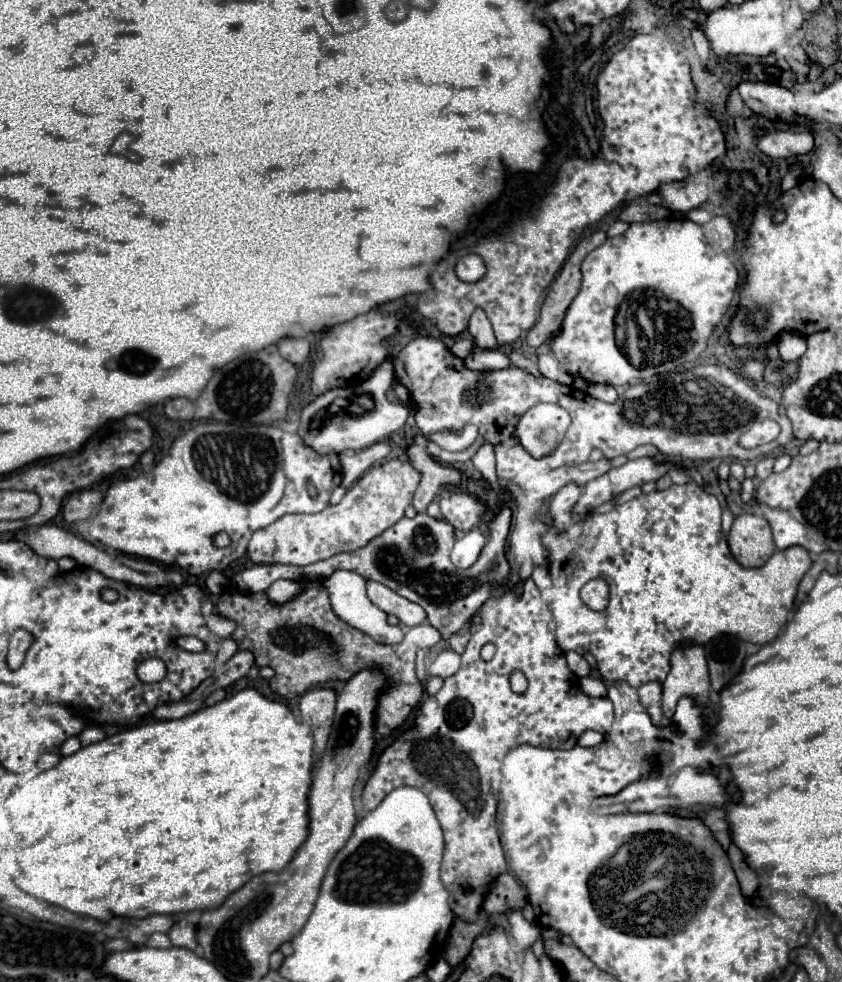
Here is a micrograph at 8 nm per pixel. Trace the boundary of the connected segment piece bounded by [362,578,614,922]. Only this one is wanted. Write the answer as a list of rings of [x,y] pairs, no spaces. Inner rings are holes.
[[[532,578],[524,580],[524,590],[520,596],[516,596],[516,586],[500,594],[492,594],[478,614],[482,618],[482,624],[472,632],[470,642],[462,652],[460,670],[454,676],[446,678],[444,686],[420,704],[414,726],[402,732],[380,754],[378,764],[362,792],[362,804],[366,810],[374,810],[384,800],[384,796],[398,786],[416,786],[428,796],[446,840],[440,880],[450,892],[452,912],[462,922],[474,922],[478,918],[480,906],[488,896],[492,882],[506,872],[506,860],[496,828],[500,766],[506,752],[520,744],[566,750],[570,748],[570,736],[574,748],[582,732],[596,730],[600,734],[606,734],[614,720],[614,708],[608,698],[592,698],[580,690],[578,676],[568,668],[566,656],[556,644],[554,616],[548,604],[540,598],[540,592]],[[486,642],[496,644],[496,656],[490,662],[484,662],[480,658],[480,648]],[[512,670],[520,670],[528,678],[528,690],[524,694],[512,692]]]

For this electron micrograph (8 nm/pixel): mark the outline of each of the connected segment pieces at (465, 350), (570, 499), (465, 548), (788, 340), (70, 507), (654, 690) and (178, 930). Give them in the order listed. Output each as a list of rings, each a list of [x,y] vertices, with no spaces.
[[[459,338],[456,343],[449,348],[452,354],[461,359],[473,353],[473,341],[471,339]]]
[[[566,484],[554,494],[554,498],[550,502],[554,526],[572,524],[572,512],[570,510],[576,504],[576,500],[580,498],[580,494],[582,494],[582,488],[578,484]]]
[[[478,528],[466,532],[464,538],[456,540],[456,544],[454,544],[454,550],[452,550],[454,566],[470,568],[478,560],[484,544],[486,544],[486,538],[484,538],[484,534]]]
[[[784,332],[776,340],[776,346],[780,350],[780,358],[784,362],[792,362],[792,360],[798,360],[806,352],[806,338],[794,332]]]
[[[82,490],[82,492],[74,492],[70,496],[66,496],[66,500],[62,502],[62,516],[64,520],[76,522],[82,518],[88,518],[90,512],[102,502],[102,494],[98,490]]]
[[[648,682],[644,686],[638,688],[638,696],[640,696],[640,704],[644,706],[644,710],[650,714],[650,718],[656,724],[662,724],[662,710],[660,710],[660,700],[662,700],[662,688],[658,682]]]
[[[180,920],[172,926],[170,930],[170,940],[174,946],[180,946],[180,948],[188,948],[188,950],[194,950],[198,944],[196,944],[196,934],[194,934],[194,928],[186,922],[186,920]]]

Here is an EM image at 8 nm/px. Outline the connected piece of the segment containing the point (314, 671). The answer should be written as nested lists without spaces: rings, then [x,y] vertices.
[[[318,582],[308,584],[298,598],[282,606],[272,606],[264,592],[224,592],[218,598],[216,610],[222,618],[236,622],[236,630],[230,638],[238,644],[238,650],[252,652],[258,668],[270,666],[276,672],[270,680],[270,688],[282,698],[302,696],[312,686],[330,682],[332,678],[348,678],[348,666],[378,668],[386,682],[392,682],[392,686],[386,684],[384,692],[380,694],[380,710],[374,714],[376,732],[382,736],[388,736],[394,728],[398,728],[408,718],[412,706],[418,706],[422,698],[422,684],[416,678],[414,664],[416,650],[438,644],[442,638],[432,624],[424,622],[410,628],[400,644],[378,644],[364,632],[342,622],[332,612],[328,592]]]

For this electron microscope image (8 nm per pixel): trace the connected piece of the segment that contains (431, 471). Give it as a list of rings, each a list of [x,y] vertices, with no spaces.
[[[416,436],[414,444],[408,448],[408,458],[422,472],[420,486],[414,494],[414,508],[416,512],[426,512],[426,506],[438,496],[438,490],[442,486],[458,486],[460,484],[460,470],[448,468],[438,464],[428,452],[426,452],[426,438]]]

